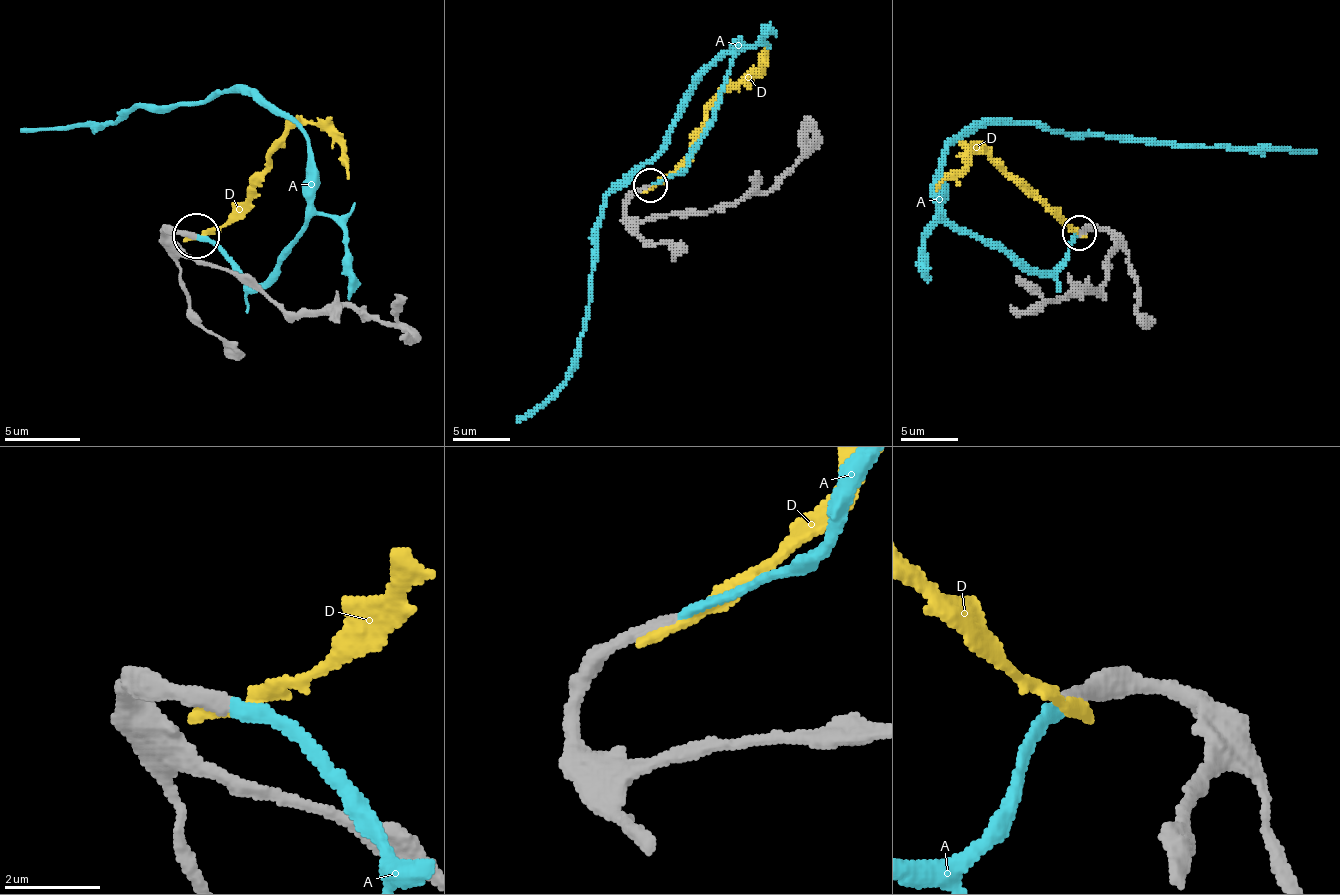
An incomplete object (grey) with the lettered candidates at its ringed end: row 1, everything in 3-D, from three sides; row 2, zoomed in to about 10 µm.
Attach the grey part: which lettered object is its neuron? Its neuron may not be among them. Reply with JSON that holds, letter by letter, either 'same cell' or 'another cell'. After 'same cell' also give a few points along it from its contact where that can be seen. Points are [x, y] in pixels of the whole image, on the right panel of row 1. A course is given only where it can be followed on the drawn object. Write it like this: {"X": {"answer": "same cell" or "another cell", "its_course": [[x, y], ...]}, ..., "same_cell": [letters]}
{"A": {"answer": "same cell", "its_course": [[1080, 233], [1051, 271], [1034, 271], [962, 233], [945, 216], [942, 158], [970, 127], [985, 124], [1316, 153]]}, "D": {"answer": "another cell"}, "same_cell": ["A"]}

